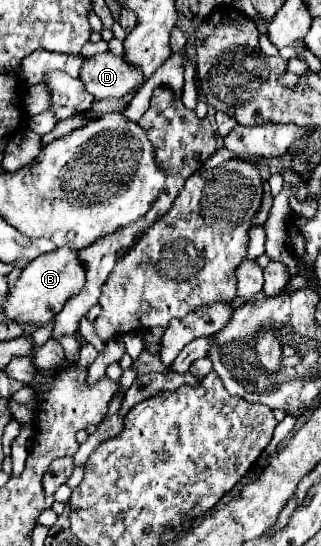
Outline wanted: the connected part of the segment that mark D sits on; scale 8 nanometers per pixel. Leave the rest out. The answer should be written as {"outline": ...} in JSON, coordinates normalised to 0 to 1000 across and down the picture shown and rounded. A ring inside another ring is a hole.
{"outline":[[[352,97],[277,104],[252,126],[252,145],[302,185],[377,181],[408,167],[433,167],[452,152],[439,123],[414,123]]]}

